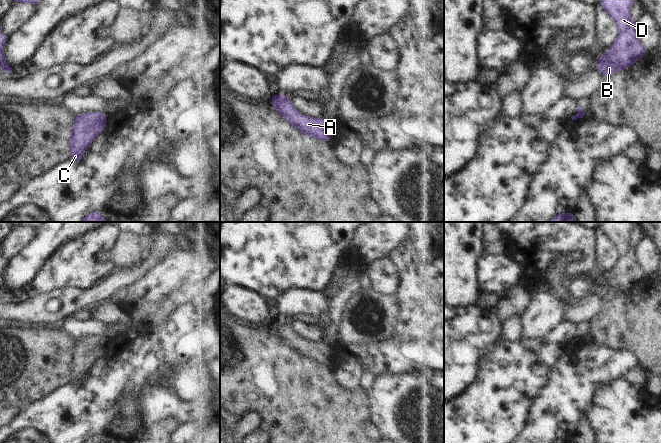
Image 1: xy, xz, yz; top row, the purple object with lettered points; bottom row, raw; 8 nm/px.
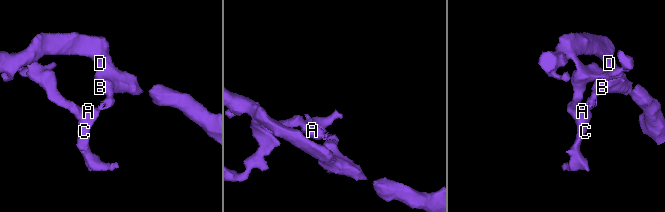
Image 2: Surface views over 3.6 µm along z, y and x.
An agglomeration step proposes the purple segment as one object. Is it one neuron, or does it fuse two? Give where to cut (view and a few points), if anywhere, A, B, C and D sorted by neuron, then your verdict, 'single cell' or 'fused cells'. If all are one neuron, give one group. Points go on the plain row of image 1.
cut yz (576, 339), (583, 340); groups A C / B D; fused cells

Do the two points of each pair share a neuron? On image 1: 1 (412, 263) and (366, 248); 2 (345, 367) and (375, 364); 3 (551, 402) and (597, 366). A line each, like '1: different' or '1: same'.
1: different
2: same
3: same

